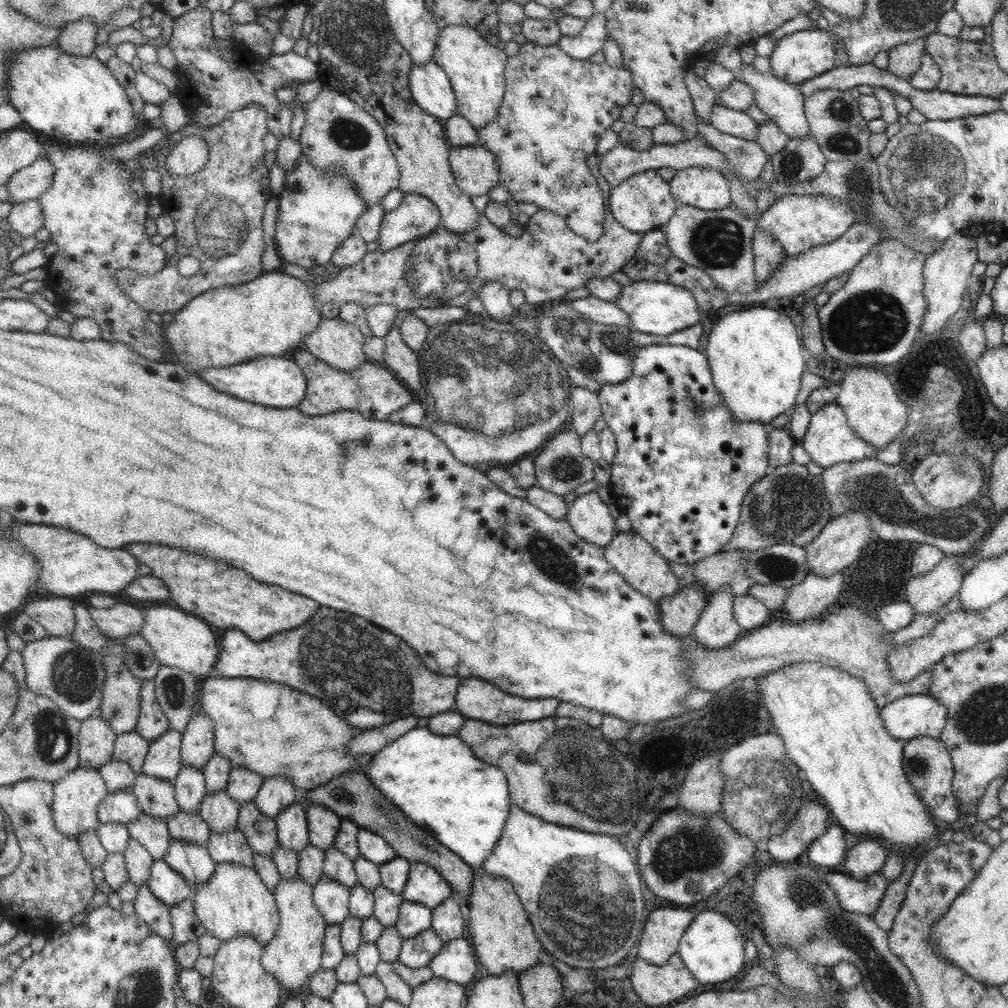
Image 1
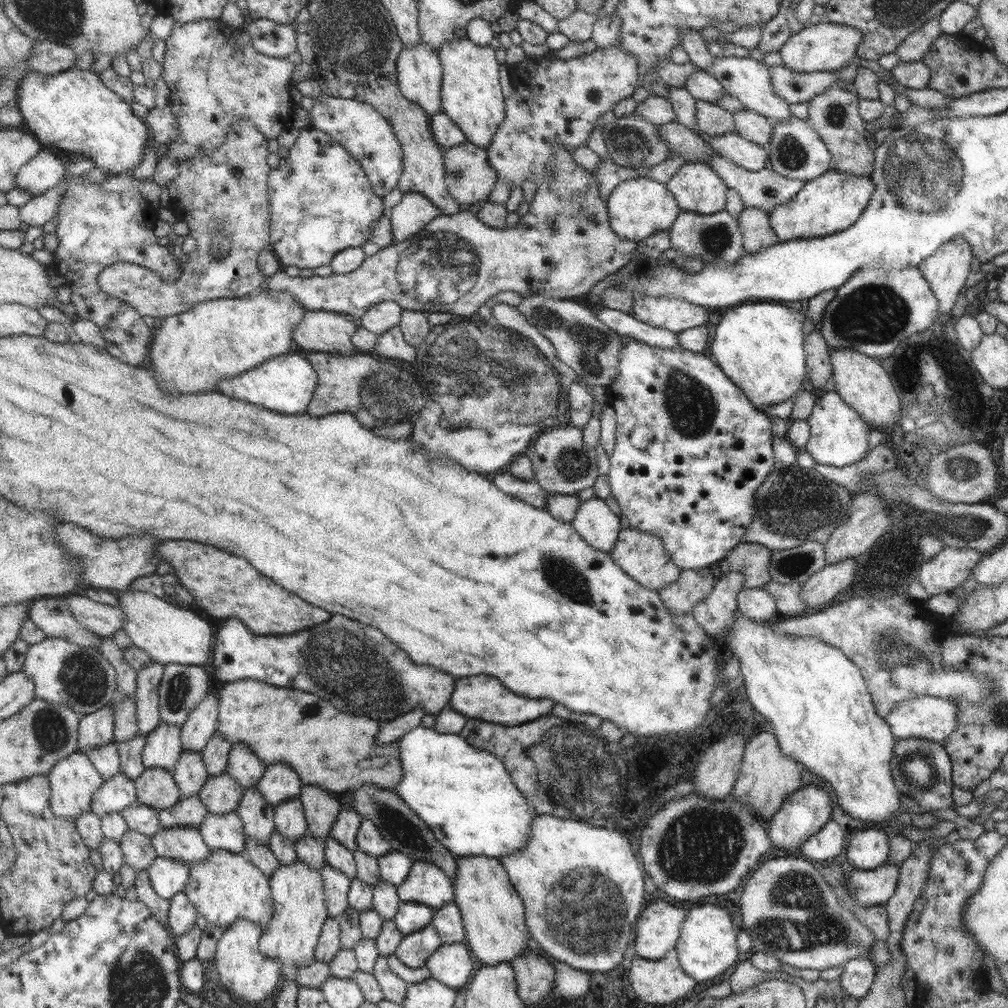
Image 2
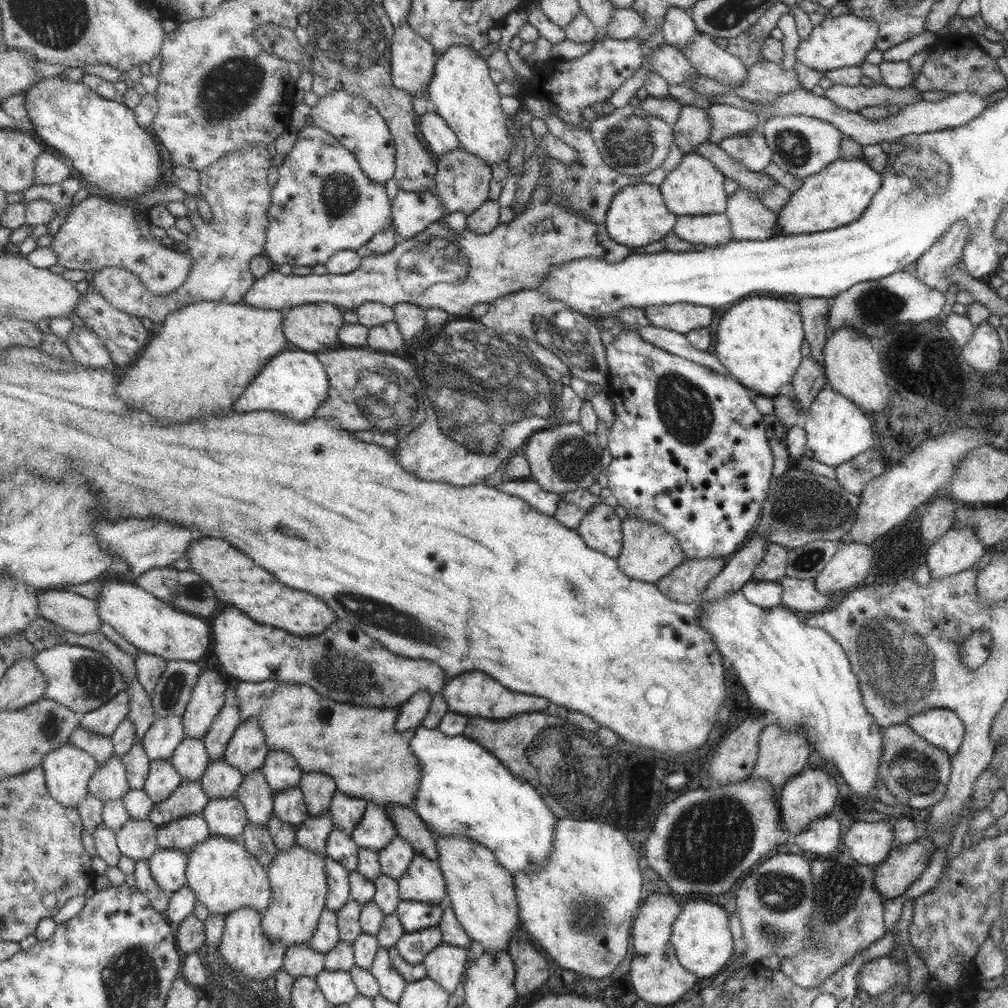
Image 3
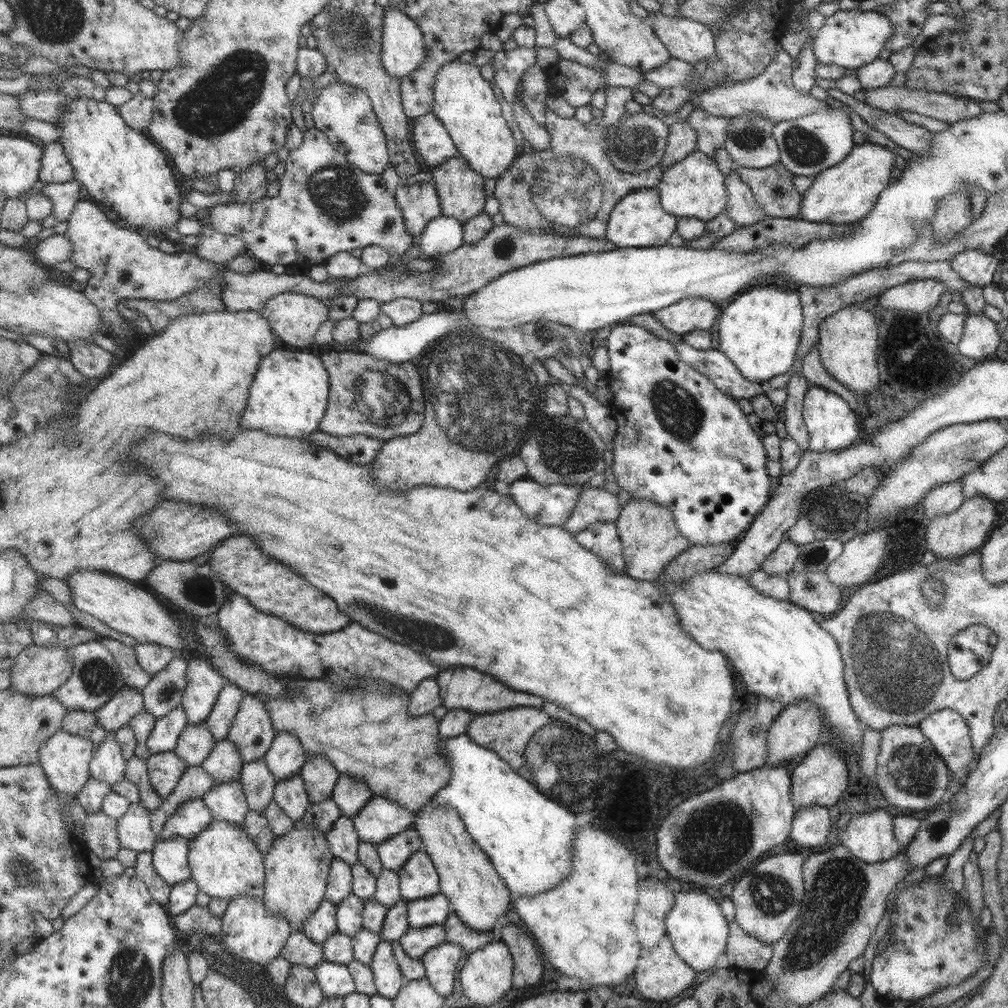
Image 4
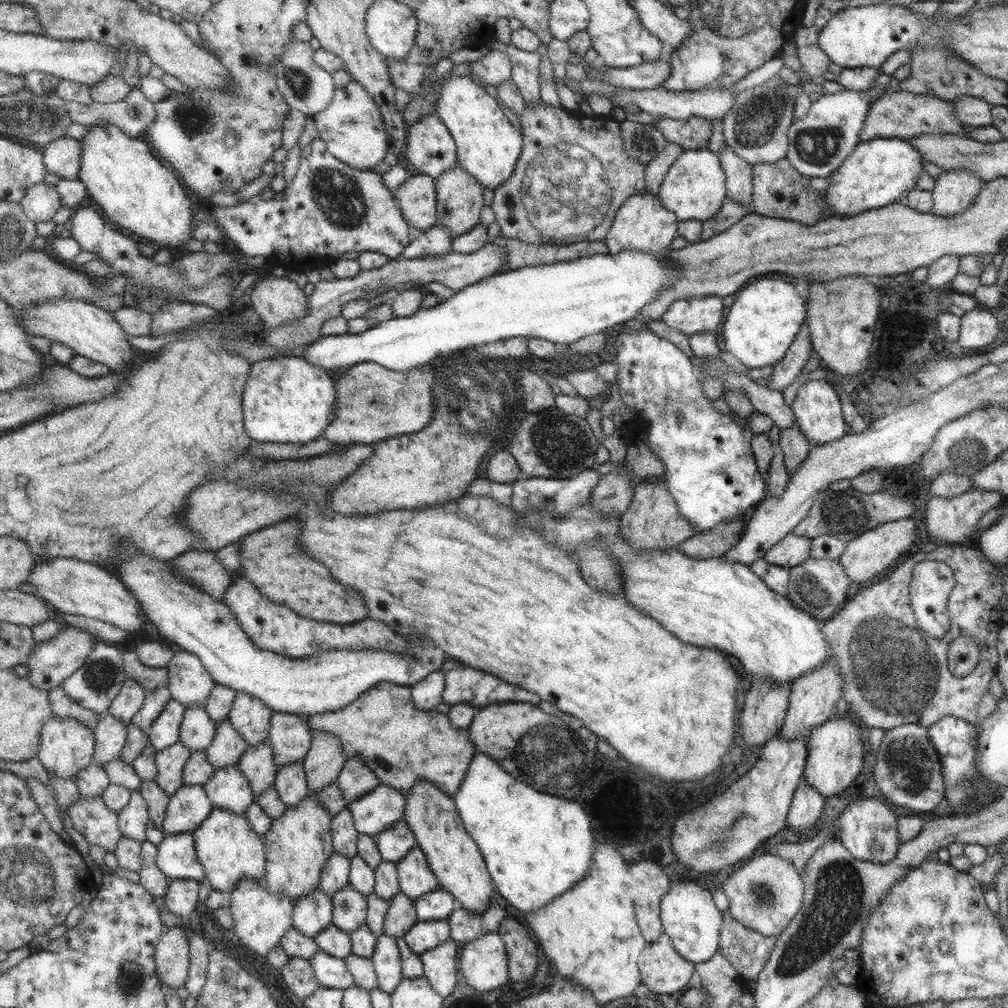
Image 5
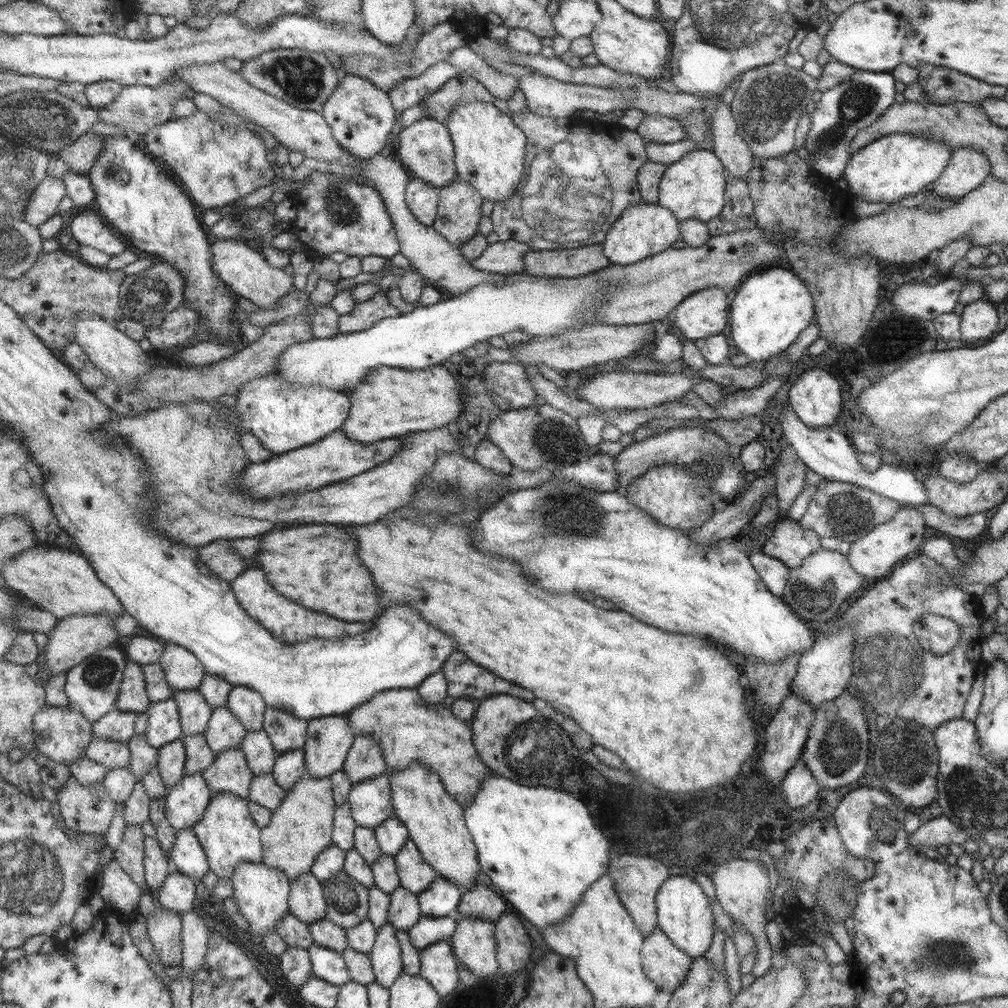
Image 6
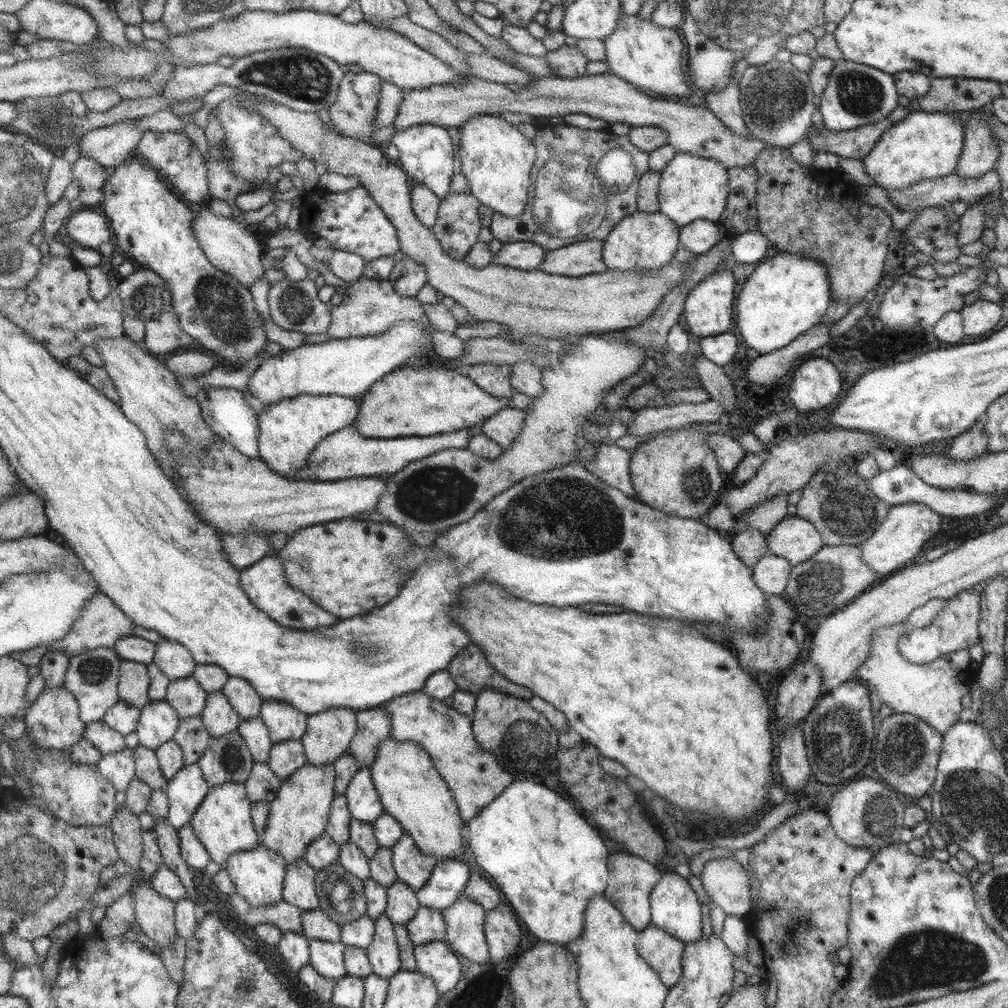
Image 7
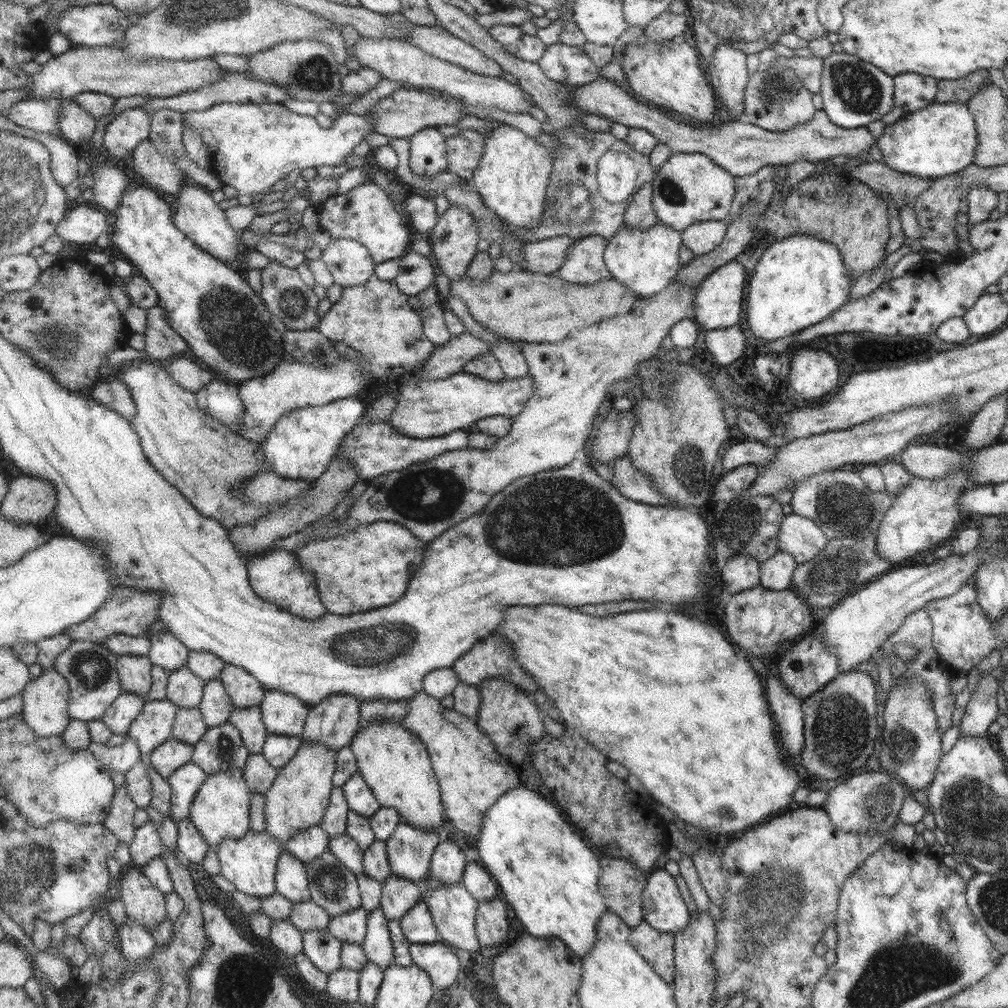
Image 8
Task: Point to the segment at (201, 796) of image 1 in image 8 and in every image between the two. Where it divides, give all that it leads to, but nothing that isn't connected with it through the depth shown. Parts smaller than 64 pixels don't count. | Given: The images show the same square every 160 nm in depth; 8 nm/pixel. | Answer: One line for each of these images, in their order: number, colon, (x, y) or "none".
2: (191, 773)
3: (191, 759)
4: (196, 743)
5: (198, 731)
6: (195, 712)
7: (189, 698)
8: (185, 689)

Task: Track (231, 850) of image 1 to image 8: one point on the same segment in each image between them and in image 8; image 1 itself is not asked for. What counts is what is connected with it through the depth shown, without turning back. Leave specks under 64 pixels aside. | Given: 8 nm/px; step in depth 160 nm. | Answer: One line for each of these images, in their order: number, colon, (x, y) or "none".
2: (227, 831)
3: (228, 817)
4: (228, 801)
5: (229, 788)
6: (230, 772)
7: (228, 758)
8: (222, 748)

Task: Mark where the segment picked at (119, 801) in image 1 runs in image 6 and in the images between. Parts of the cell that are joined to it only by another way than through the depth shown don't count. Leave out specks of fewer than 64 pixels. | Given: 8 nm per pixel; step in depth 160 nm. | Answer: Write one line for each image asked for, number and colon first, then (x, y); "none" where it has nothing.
2: (118, 793)
3: (110, 783)
4: (109, 765)
5: (111, 735)
6: (118, 726)

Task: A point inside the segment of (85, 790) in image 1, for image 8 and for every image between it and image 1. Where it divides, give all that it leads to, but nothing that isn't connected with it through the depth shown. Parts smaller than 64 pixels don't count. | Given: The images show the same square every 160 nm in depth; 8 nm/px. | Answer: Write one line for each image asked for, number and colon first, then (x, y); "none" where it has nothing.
2: (74, 781)
3: (69, 770)
4: (66, 758)
5: (67, 746)
6: (62, 733)
7: (53, 722)
8: (46, 699)

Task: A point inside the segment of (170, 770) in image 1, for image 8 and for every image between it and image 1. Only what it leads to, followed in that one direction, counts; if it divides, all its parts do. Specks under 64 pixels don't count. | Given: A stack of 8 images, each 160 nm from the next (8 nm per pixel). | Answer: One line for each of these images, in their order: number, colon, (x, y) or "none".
2: (164, 748)
3: (167, 733)
4: (168, 730)
5: (166, 731)
6: (165, 725)
7: (159, 722)
8: (155, 725)

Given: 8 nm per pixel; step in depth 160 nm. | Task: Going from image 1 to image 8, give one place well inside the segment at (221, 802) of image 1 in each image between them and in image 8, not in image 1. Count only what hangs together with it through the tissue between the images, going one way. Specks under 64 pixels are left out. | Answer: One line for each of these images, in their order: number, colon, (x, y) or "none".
2: (221, 794)
3: (221, 780)
4: (225, 763)
5: (228, 748)
6: (226, 731)
7: (220, 718)
8: (216, 705)

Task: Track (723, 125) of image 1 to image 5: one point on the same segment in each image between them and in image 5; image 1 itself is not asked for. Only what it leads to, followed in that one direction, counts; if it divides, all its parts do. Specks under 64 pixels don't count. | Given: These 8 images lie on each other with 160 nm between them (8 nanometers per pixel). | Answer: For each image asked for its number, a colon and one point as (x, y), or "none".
2: (709, 119)
3: (691, 128)
4: (681, 141)
5: (654, 171)

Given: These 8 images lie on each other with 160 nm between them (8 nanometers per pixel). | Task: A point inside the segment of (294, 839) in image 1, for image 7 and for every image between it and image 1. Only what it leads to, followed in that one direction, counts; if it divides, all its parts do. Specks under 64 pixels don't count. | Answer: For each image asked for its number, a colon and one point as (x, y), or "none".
2: (290, 818)
3: (290, 805)
4: (291, 794)
5: (291, 782)
6: (290, 767)
7: (289, 757)

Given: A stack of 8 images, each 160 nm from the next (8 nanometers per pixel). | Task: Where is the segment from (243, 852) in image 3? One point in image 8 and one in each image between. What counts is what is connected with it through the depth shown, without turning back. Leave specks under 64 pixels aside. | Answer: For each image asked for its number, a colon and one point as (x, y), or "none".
4: (225, 861)
5: (229, 848)
6: (228, 832)
7: (224, 823)
8: (221, 810)

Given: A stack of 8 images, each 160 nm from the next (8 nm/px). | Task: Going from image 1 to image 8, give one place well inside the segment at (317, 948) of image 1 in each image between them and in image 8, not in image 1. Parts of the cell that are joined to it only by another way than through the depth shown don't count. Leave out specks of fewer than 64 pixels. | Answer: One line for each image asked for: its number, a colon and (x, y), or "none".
2: (301, 911)
3: (298, 876)
4: (298, 865)
5: (298, 845)
6: (302, 827)
7: (300, 814)
8: (300, 796)

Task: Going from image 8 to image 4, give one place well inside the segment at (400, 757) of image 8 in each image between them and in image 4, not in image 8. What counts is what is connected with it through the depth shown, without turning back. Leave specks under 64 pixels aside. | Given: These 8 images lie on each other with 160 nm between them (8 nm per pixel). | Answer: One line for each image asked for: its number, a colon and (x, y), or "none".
4: (476, 894)
5: (454, 857)
6: (436, 822)
7: (412, 790)

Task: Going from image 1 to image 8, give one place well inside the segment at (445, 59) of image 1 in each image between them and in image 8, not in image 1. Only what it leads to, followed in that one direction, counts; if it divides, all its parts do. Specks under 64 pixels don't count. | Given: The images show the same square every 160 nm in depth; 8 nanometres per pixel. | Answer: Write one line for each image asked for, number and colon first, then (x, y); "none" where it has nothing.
2: (470, 94)
3: (460, 89)
4: (464, 102)
5: (487, 146)
6: (489, 149)
7: (495, 159)
8: (513, 175)

